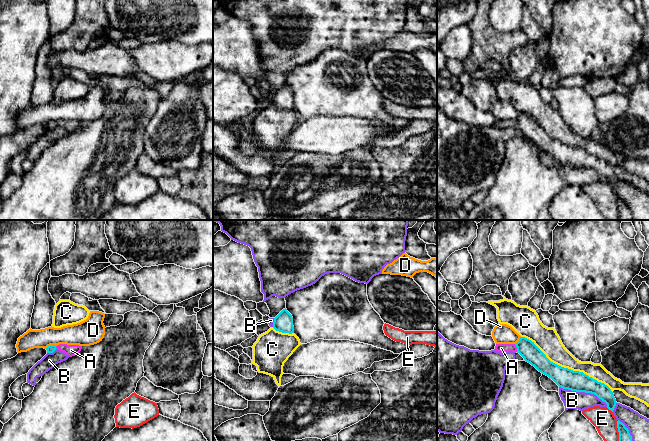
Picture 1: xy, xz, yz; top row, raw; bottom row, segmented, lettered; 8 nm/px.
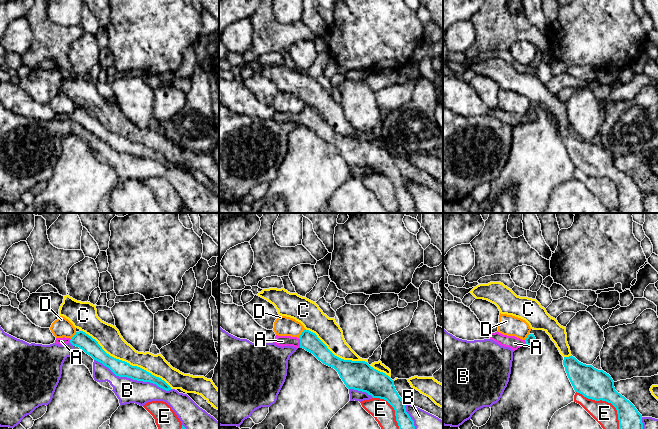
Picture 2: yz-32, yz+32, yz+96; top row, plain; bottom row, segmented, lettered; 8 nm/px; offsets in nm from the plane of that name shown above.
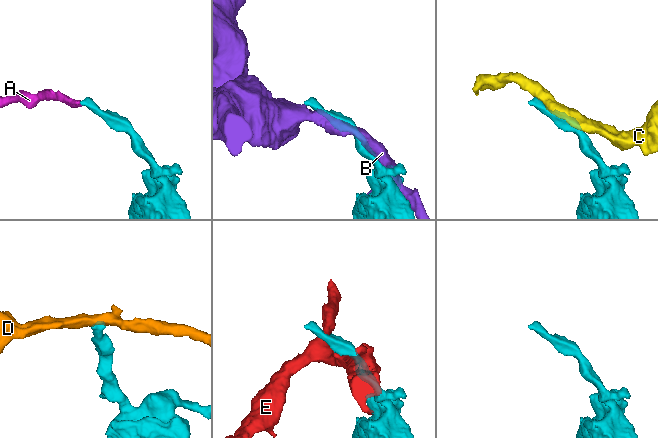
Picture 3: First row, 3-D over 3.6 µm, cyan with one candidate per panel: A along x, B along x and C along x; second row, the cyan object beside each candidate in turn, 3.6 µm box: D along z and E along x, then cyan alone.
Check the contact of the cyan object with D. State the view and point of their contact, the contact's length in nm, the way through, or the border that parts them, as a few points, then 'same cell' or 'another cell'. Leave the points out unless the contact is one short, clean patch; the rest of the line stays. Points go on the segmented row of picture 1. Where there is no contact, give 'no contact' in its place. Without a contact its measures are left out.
meets cyan in xy at (50, 345); contact 90 nm long; border along xy (55, 345), (49, 345), (45, 348); another cell

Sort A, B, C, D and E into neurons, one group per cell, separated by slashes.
A / B / C / D / E

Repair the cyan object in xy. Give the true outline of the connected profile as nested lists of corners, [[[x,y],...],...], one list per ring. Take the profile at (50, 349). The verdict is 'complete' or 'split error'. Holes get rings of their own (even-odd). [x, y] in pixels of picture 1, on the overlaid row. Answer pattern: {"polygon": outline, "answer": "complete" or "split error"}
{"polygon": [[[59,344],[57,346],[50,345],[50,346],[48,346],[46,348],[47,353],[53,353],[56,349],[64,352],[69,357],[72,357],[72,356],[75,356],[76,354],[78,354],[81,351],[82,346],[79,346],[79,345]]], "answer": "split error"}

